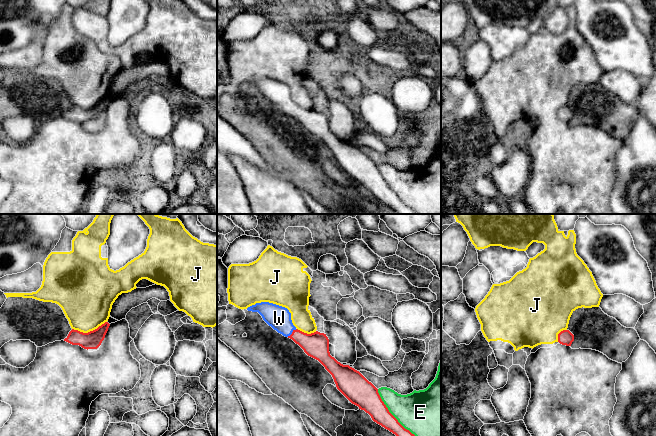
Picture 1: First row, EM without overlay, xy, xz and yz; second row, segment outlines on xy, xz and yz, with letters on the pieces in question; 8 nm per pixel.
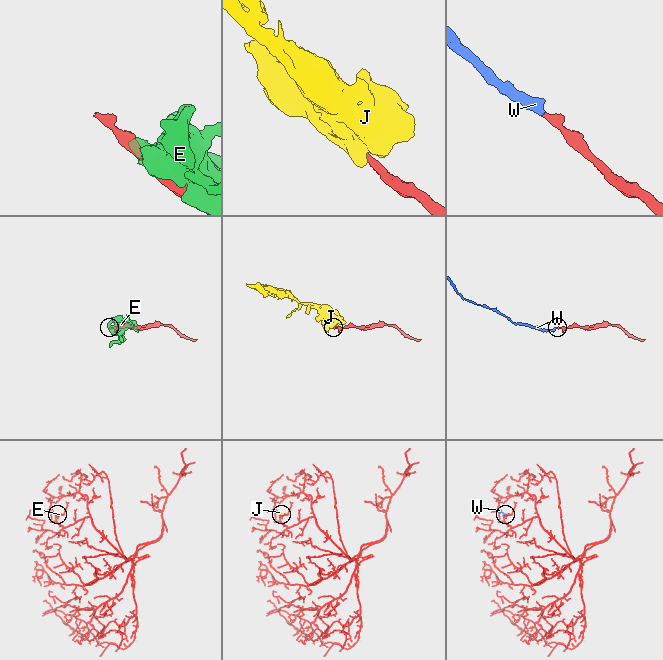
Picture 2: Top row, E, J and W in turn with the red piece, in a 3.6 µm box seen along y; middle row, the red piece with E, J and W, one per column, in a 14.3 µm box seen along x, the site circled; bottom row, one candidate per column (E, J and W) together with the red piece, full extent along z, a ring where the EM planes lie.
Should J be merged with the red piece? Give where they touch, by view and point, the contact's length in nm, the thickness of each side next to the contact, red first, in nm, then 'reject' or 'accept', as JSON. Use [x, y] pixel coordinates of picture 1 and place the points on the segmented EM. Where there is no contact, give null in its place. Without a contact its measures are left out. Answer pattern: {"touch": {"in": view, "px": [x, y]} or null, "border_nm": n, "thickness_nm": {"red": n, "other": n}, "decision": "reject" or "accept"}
{"touch": {"in": "xy", "px": [90, 331]}, "border_nm": 280, "thickness_nm": {"red": 140, "other": 400}, "decision": "reject"}

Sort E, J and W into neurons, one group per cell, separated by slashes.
E J / W

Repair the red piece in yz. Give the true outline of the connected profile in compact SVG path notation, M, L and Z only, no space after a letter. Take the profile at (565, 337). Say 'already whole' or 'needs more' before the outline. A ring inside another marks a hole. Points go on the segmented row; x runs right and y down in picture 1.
already whole; M563 330L558 334L558 342L562 345L571 346L574 335L569 330Z

